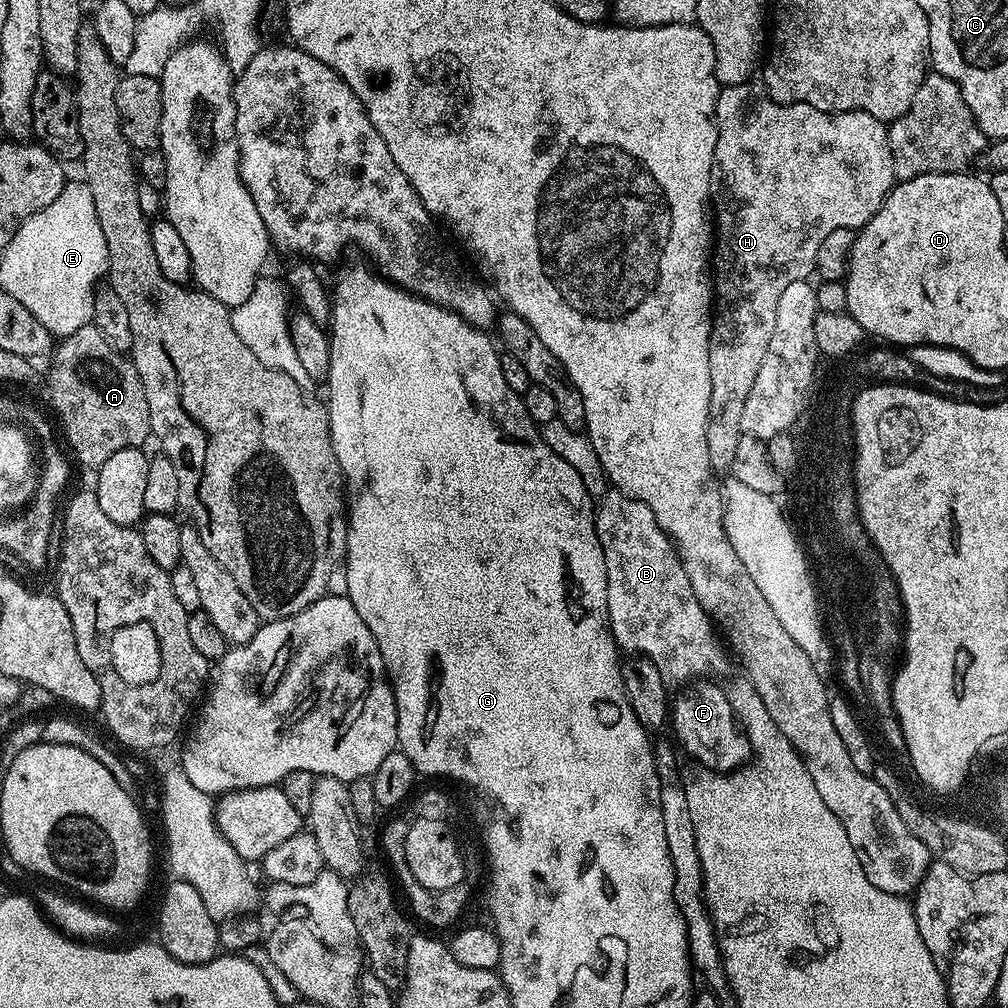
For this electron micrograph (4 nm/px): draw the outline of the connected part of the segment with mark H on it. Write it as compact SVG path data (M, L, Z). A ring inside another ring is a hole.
M760 82L729 84L721 87L720 97L714 113L716 122L716 149L712 152L712 180L714 181L714 315L711 317L712 333L708 339L710 350L710 410L706 422L706 447L710 453L710 466L717 474L731 473L734 458L738 451L738 442L745 436L742 430L742 413L746 398L750 398L750 389L754 387L754 378L758 378L758 369L762 358L766 358L766 349L770 347L770 338L774 334L774 322L778 318L778 298L782 298L790 282L808 280L816 270L818 246L833 230L850 228L859 230L874 218L874 214L884 204L884 198L897 183L894 174L894 158L890 154L888 129L885 121L874 118L865 112L823 112L809 104L780 104L768 94L768 89Z

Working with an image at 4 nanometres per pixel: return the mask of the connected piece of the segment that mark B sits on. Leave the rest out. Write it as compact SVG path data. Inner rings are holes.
M608 490L598 500L595 510L598 542L606 558L608 625L612 627L617 649L625 653L628 651L628 654L639 654L643 659L654 662L654 666L658 666L658 674L662 674L665 684L669 686L684 686L697 678L711 677L711 672L722 671L725 649L718 639L714 621L698 602L690 586L690 578L686 578L684 563L676 552L676 545L672 543L672 537L658 526L650 506L630 498L625 492Z

